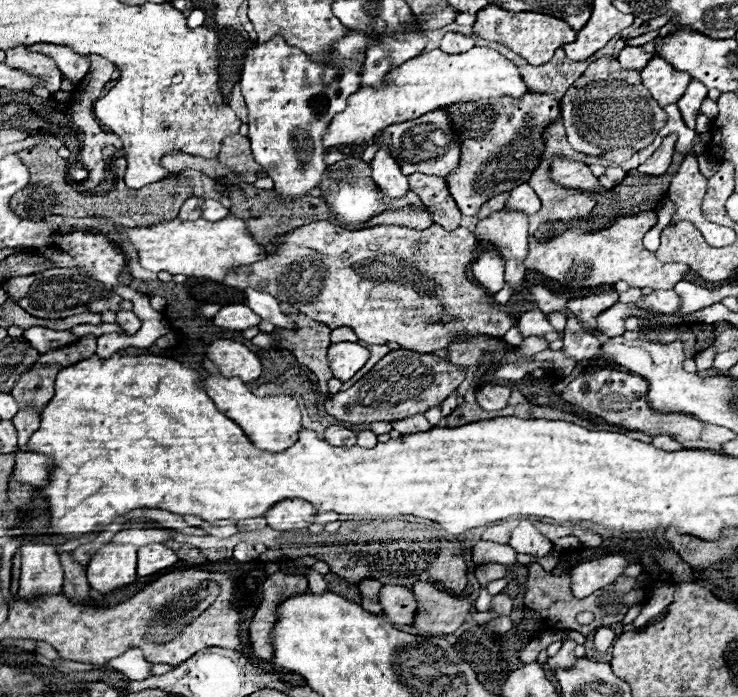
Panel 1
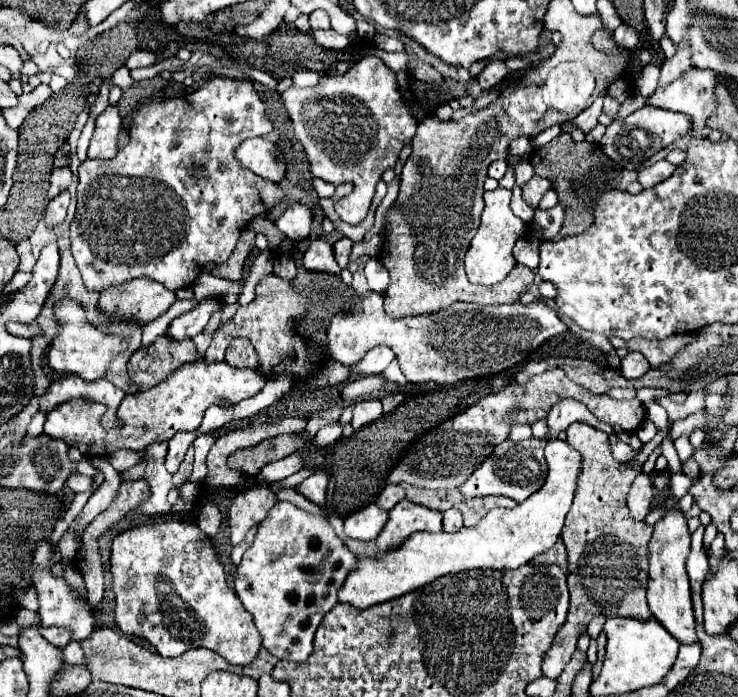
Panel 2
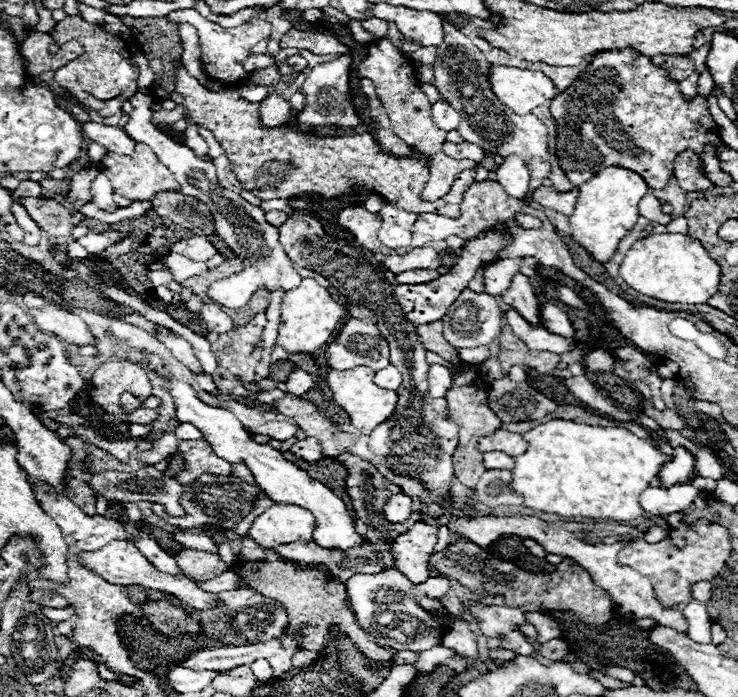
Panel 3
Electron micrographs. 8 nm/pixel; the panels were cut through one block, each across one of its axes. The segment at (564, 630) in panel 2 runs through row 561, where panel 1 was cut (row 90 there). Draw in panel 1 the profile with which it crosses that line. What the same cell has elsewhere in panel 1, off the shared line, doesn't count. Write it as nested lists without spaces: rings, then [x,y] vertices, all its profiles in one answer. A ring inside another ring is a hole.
[[[604,56],[586,68],[580,80],[576,80],[560,100],[560,114],[568,142],[576,152],[600,156],[614,164],[620,164],[634,152],[646,148],[668,118],[640,84],[640,72],[620,68],[620,62],[612,56]]]

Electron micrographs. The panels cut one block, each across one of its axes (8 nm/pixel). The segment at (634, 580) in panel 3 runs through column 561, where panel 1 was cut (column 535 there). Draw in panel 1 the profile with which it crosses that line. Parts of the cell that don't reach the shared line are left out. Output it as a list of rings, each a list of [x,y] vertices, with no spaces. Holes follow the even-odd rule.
[[[520,520],[508,544],[518,554],[530,554],[530,556],[546,556],[552,550],[552,542],[546,536],[542,536],[530,520]]]

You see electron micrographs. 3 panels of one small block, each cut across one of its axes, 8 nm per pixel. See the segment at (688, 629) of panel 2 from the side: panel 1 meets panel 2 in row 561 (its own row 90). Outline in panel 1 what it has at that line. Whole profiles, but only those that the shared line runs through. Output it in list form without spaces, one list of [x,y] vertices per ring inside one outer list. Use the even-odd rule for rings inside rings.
[[[654,56],[642,70],[642,82],[660,106],[676,104],[680,96],[684,96],[690,80],[686,72],[676,72],[676,68],[660,56]]]

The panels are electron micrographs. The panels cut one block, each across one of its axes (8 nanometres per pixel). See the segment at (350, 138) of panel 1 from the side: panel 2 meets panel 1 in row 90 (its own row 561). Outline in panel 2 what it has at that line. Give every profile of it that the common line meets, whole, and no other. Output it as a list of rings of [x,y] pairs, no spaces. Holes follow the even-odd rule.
[[[550,440],[546,444],[546,462],[548,478],[544,486],[516,508],[494,508],[478,526],[462,528],[456,534],[416,532],[398,548],[392,548],[378,558],[368,554],[356,556],[356,568],[352,568],[348,580],[344,580],[344,586],[338,592],[338,602],[366,610],[408,594],[444,574],[480,568],[514,570],[522,564],[528,564],[534,556],[550,550],[560,538],[564,518],[570,510],[582,458],[570,444],[566,444],[566,440]]]

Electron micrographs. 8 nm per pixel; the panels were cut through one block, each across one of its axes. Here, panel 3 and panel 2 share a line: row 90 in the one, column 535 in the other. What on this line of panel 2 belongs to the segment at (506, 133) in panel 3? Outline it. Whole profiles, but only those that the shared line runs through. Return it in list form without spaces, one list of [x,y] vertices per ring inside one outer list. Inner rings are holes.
[[[530,438],[524,442],[514,444],[512,440],[504,440],[500,446],[496,446],[494,454],[484,460],[484,464],[458,488],[466,498],[476,498],[476,496],[506,496],[516,502],[524,502],[532,492],[538,492],[542,488],[548,466],[544,460],[544,438]]]

